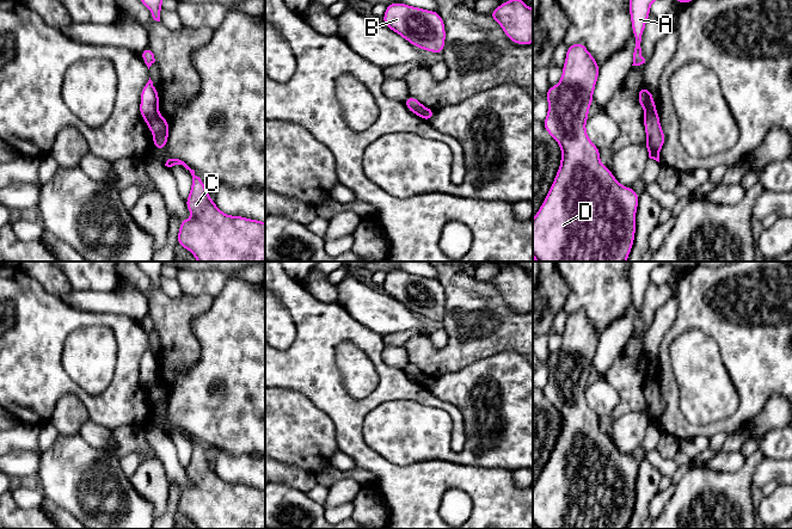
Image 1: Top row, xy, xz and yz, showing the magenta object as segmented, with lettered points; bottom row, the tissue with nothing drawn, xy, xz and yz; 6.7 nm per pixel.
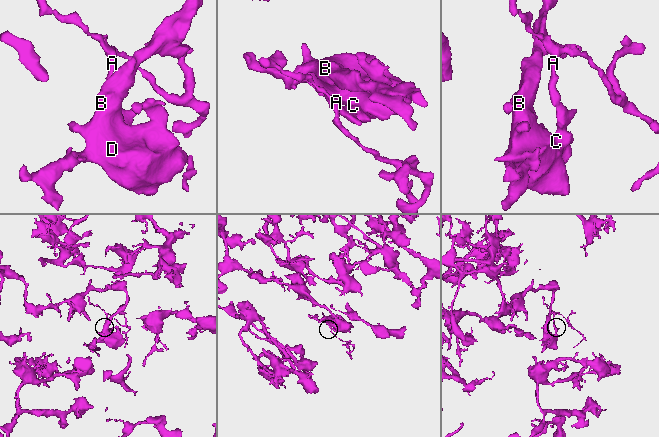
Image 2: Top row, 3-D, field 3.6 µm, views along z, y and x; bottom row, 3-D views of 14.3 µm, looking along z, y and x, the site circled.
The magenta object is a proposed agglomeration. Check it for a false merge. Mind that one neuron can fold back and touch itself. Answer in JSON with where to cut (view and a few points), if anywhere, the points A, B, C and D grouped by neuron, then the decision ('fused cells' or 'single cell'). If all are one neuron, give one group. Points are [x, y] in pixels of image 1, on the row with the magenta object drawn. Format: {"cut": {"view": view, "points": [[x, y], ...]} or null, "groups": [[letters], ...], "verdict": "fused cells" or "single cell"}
{"cut": {"view": "xy", "points": [[157, 111], [147, 122]]}, "groups": [["A"], ["B", "C", "D"]], "verdict": "fused cells"}

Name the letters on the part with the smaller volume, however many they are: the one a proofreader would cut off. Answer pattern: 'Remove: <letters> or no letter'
Remove: A

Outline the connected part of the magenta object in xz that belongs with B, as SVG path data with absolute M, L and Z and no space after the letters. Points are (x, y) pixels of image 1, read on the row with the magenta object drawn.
M400 2L387 5L383 25L419 49L442 54L444 50L444 21L438 12L417 8Z

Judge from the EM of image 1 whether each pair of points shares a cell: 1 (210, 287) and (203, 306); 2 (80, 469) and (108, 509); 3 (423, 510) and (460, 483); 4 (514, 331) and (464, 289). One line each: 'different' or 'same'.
1: different
2: same
3: same
4: same

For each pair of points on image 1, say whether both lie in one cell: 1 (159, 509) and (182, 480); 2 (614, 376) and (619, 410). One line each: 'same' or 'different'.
1: different
2: same

